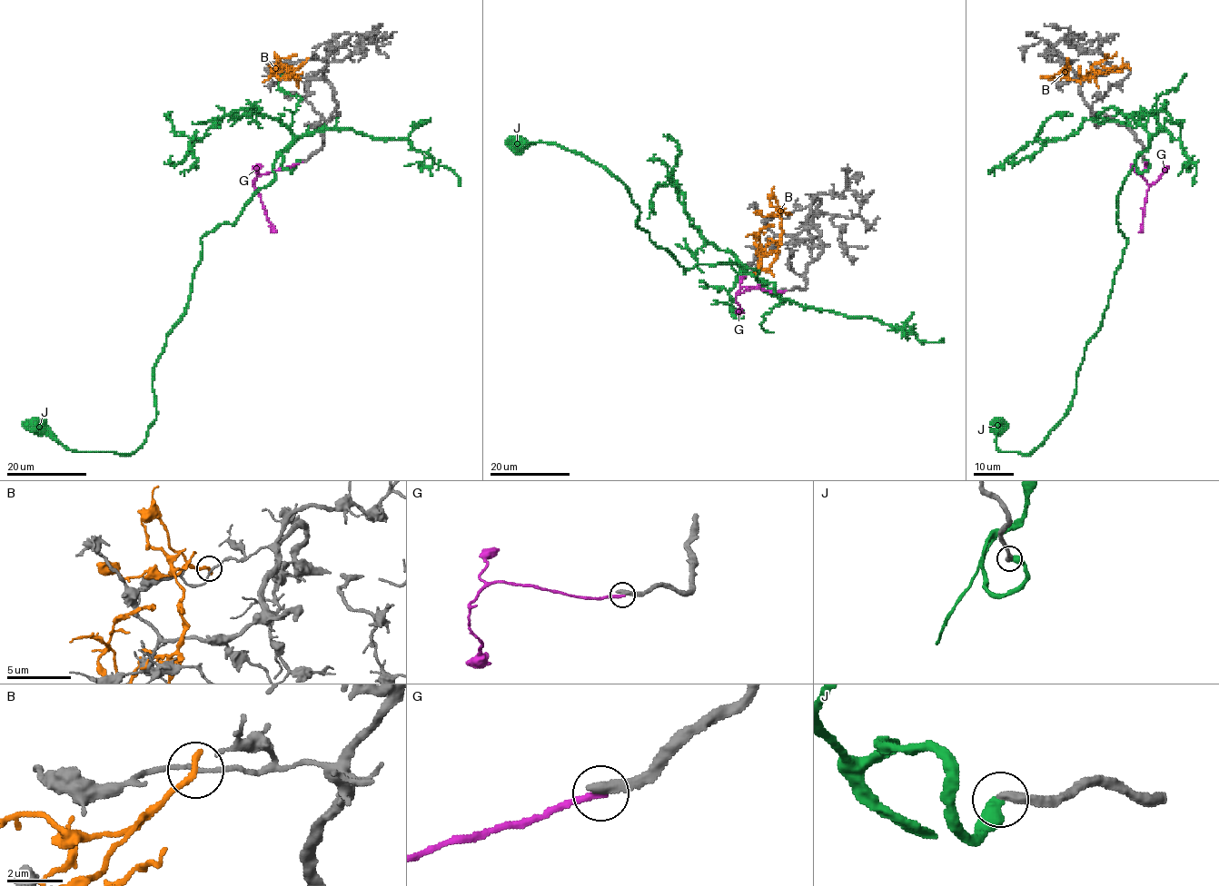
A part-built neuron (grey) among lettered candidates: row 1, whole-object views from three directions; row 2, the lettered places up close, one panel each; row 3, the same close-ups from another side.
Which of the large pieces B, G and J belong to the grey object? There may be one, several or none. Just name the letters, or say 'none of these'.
J

